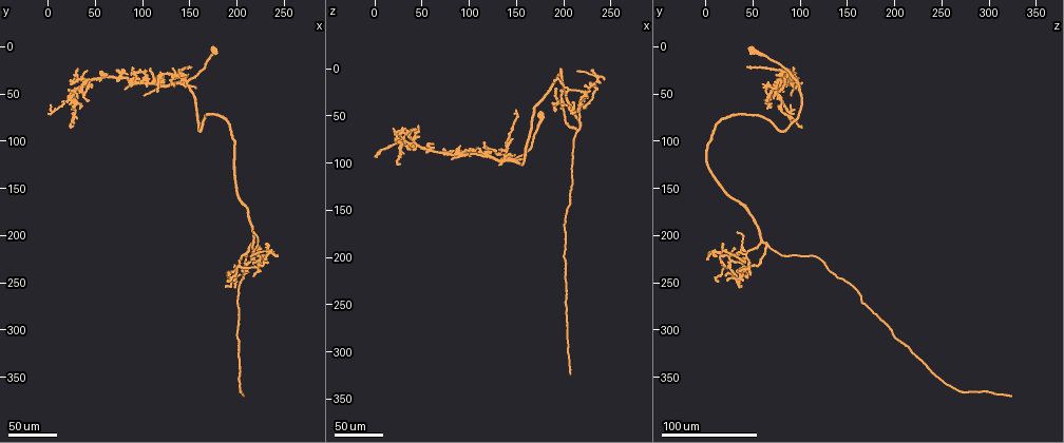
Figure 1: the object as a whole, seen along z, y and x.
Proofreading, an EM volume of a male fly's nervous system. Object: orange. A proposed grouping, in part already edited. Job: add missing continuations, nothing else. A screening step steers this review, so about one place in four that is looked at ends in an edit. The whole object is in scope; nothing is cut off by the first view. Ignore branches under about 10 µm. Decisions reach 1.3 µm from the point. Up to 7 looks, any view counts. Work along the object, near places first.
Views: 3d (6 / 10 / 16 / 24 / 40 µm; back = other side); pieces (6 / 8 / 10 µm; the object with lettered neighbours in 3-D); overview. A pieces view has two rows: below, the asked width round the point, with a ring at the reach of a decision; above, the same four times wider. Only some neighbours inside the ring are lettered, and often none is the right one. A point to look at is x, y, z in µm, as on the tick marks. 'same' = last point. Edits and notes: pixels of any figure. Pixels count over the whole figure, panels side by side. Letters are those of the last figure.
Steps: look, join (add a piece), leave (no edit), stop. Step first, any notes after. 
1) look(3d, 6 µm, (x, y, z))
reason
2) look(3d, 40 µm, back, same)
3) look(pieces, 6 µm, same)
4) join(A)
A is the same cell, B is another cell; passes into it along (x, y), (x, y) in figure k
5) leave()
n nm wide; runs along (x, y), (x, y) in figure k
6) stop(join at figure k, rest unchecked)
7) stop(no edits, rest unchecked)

look(3d, 40 µm, (200, 226, 28))
an open end

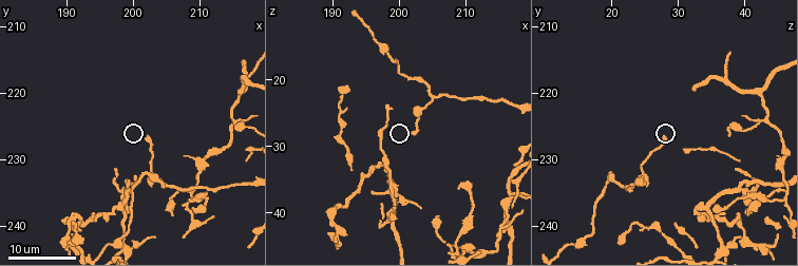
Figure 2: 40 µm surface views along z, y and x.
look(3d, 10 µm, (202.5, 226.5, 28.0))
closer look

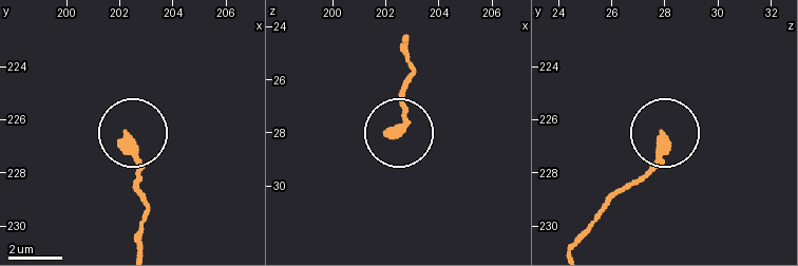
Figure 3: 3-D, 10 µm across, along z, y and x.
look(pieces, 6 µm, (202.3, 226.5, 27.9))

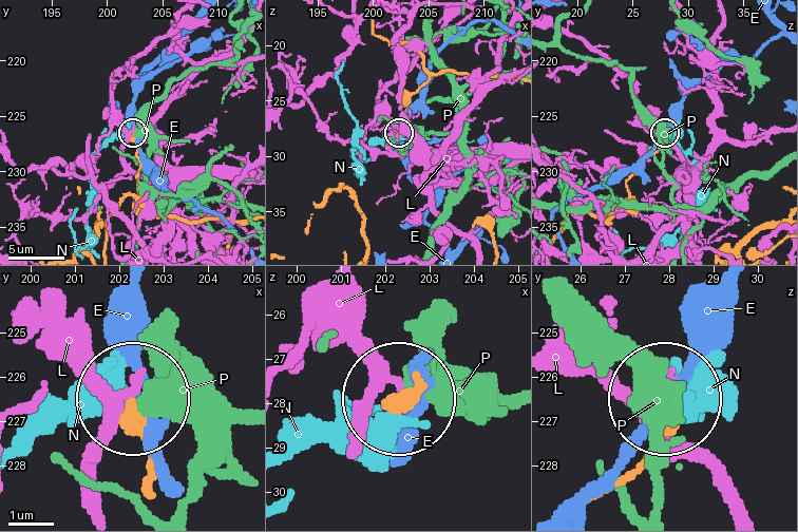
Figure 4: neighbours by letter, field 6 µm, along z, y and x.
leave()
E, L, N and P are other cells; none of them fits

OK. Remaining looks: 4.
look(3d, 24 µm, (150, 22, 44))
long arm stops here

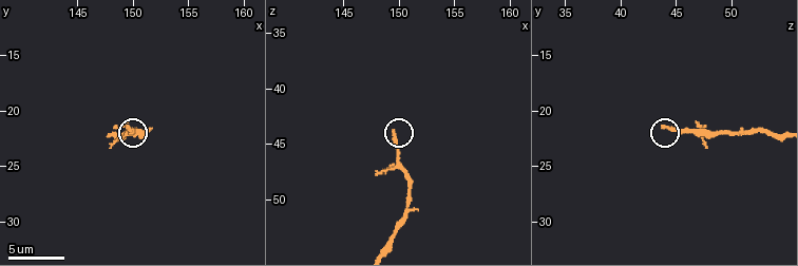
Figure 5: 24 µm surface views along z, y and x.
look(pieces, 10 µm, (149.4, 21.6, 43.8))

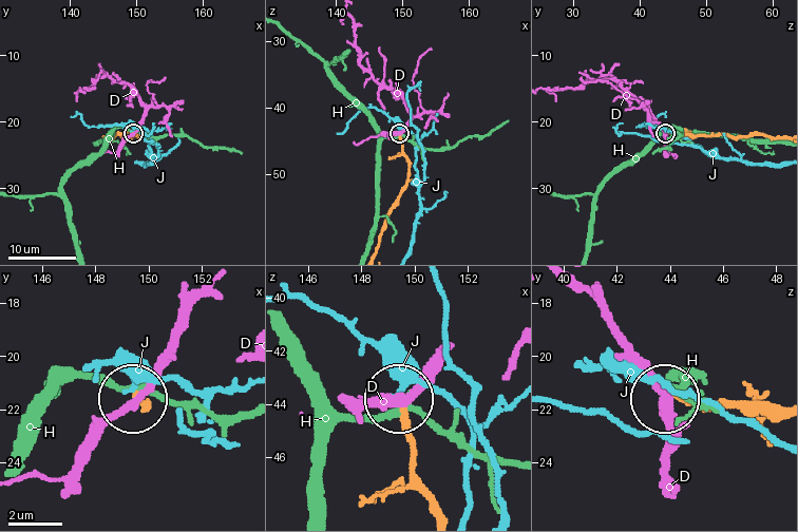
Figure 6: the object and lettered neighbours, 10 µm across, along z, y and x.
leave()
D, H and J are other cells; runs along (435, 514), (433, 493), (415, 466), (401, 400) in figure 6; no lettered piece goes on from it

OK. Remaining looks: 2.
look(3d, 40 µm, (102, 50, 90))
an open end

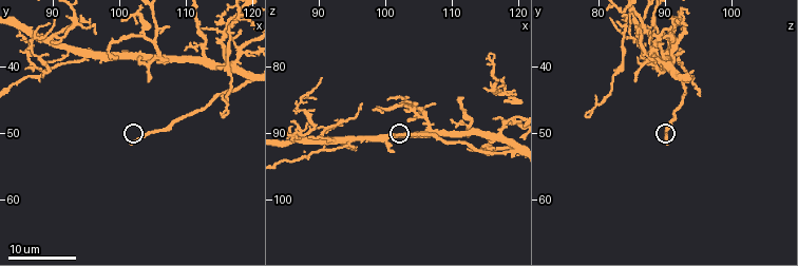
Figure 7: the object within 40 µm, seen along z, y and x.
look(pieces, 6 µm, (102.0, 51.5, 90.5))
see the neighbours

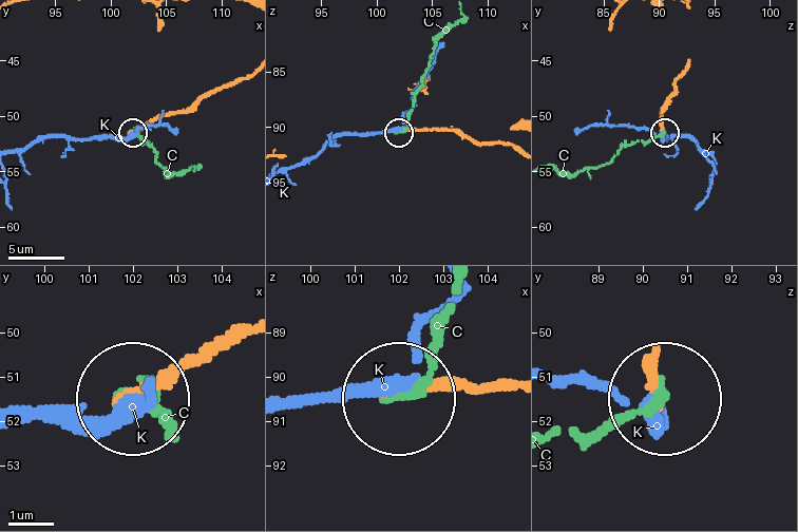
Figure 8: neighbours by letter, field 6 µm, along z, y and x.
join(K)
200 nm wide; K is the same cell, C is another cell; passes into it along (428, 128), (338, 134), (312, 155), (284, 168) in figure 8; it goes on there

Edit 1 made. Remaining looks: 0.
stop(join at figure 8, rest unchecked)

